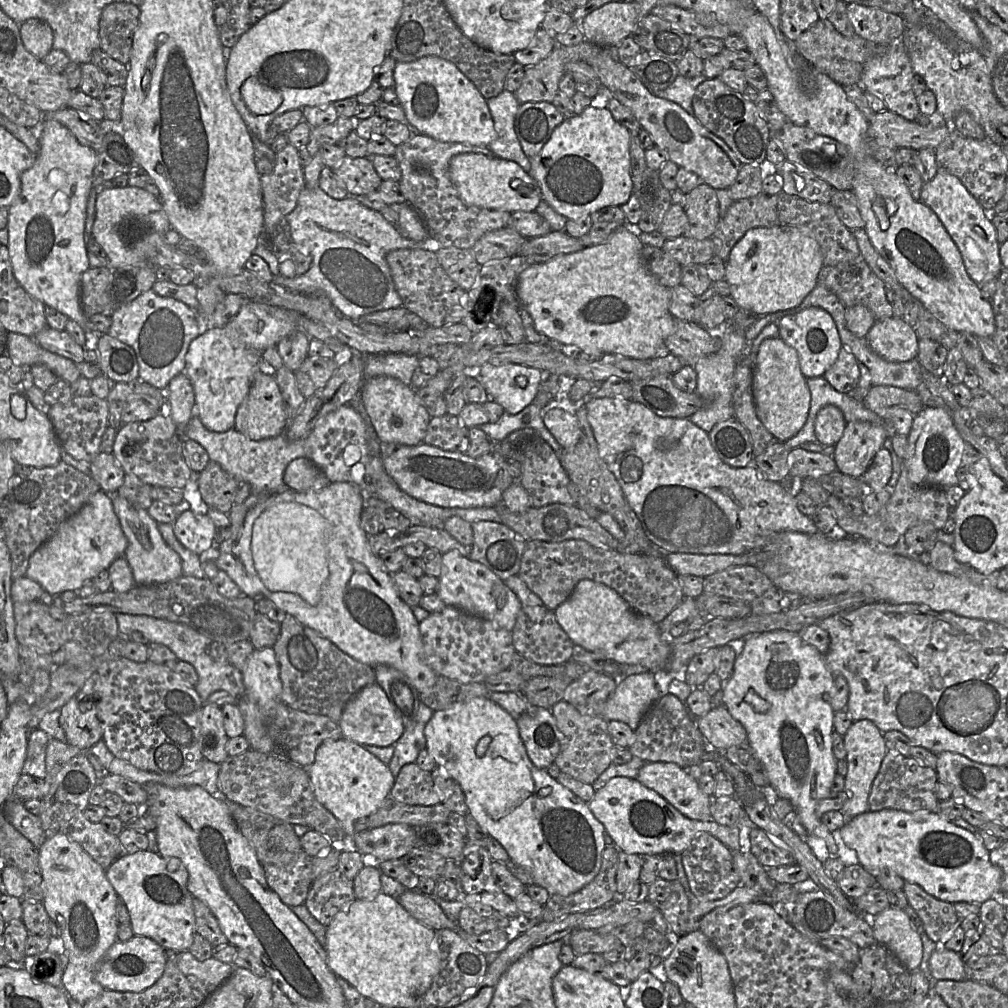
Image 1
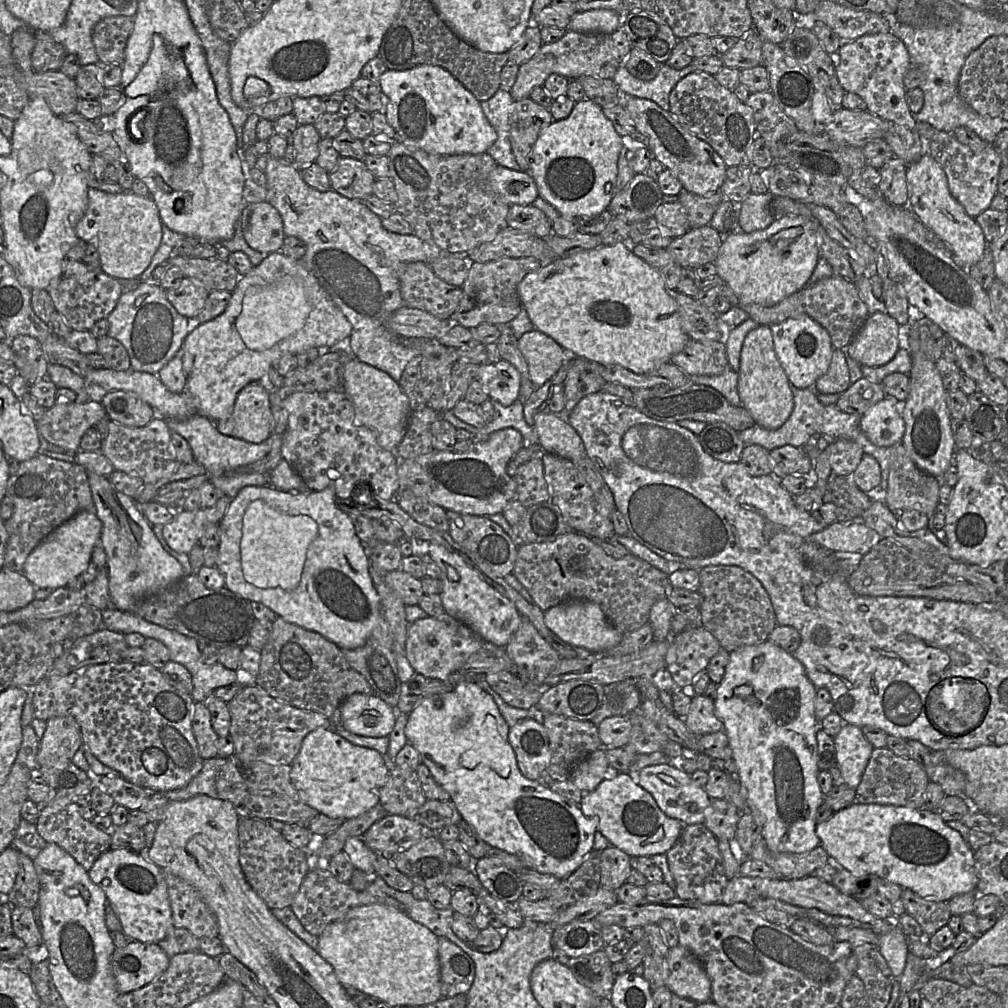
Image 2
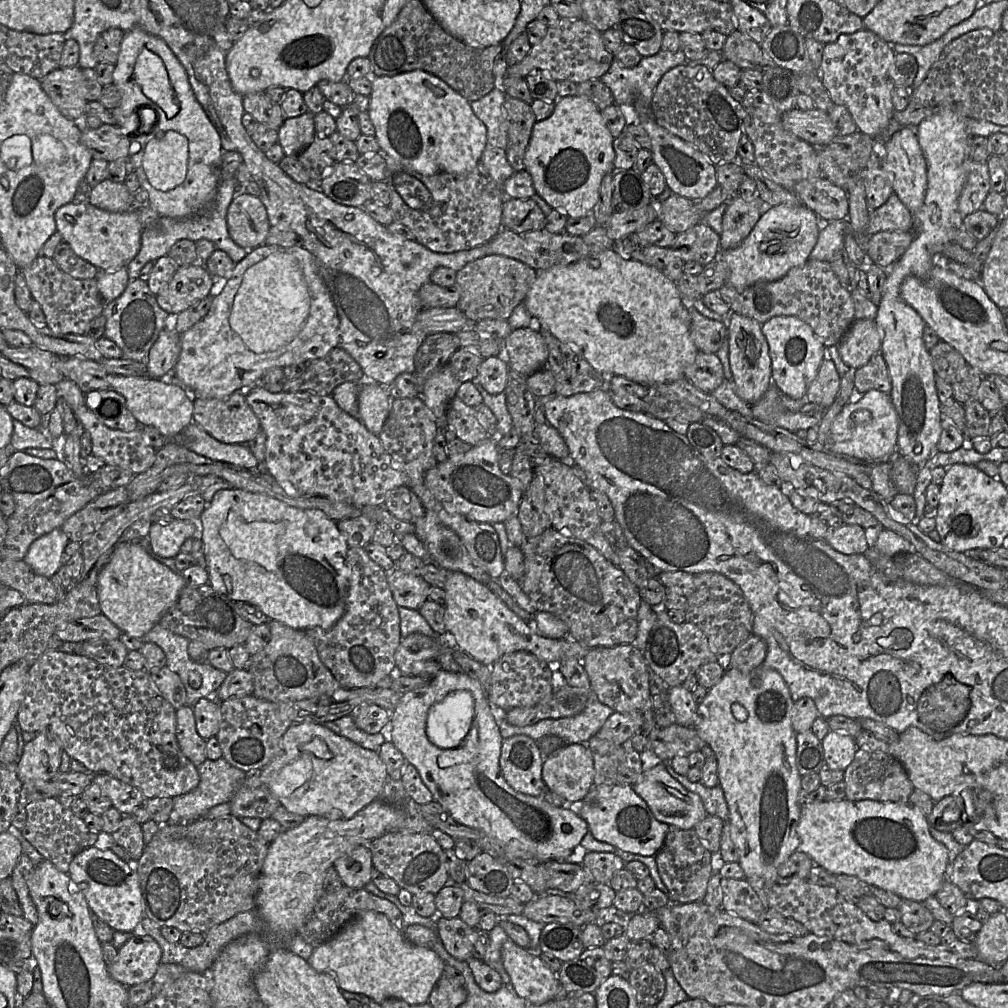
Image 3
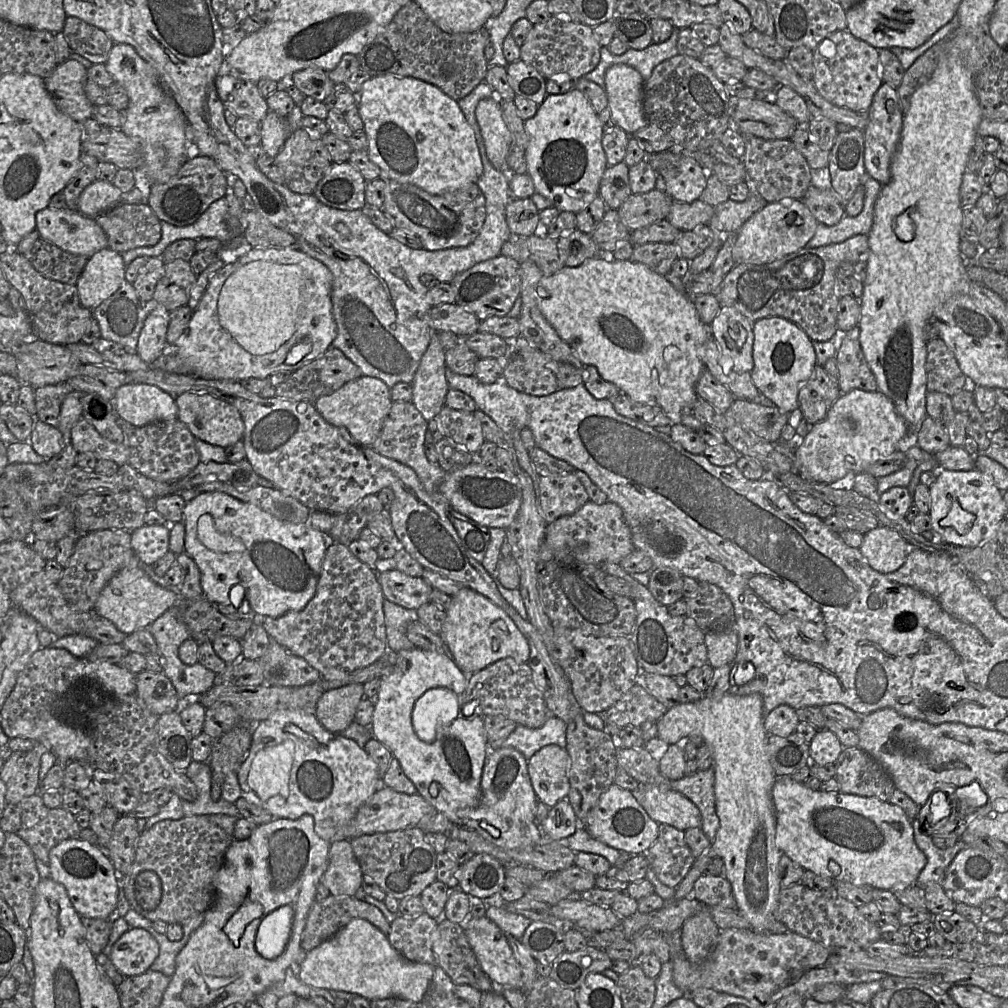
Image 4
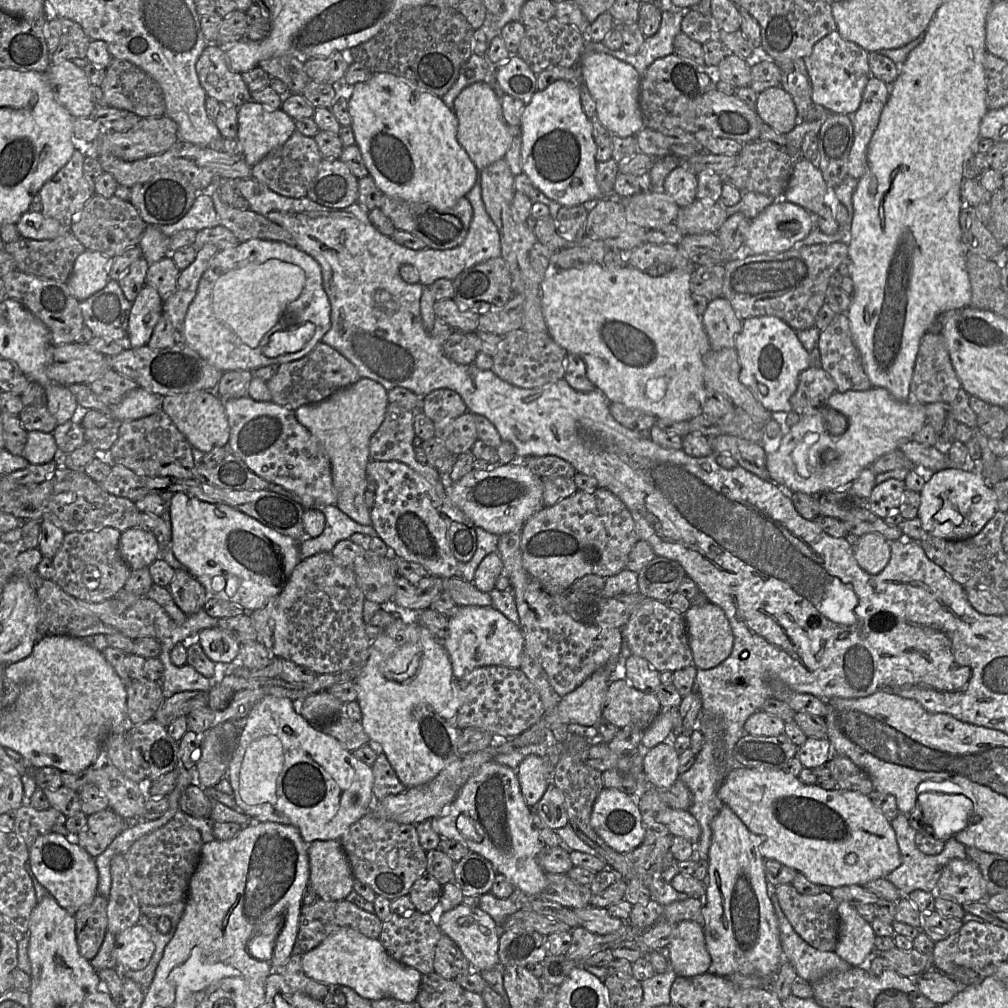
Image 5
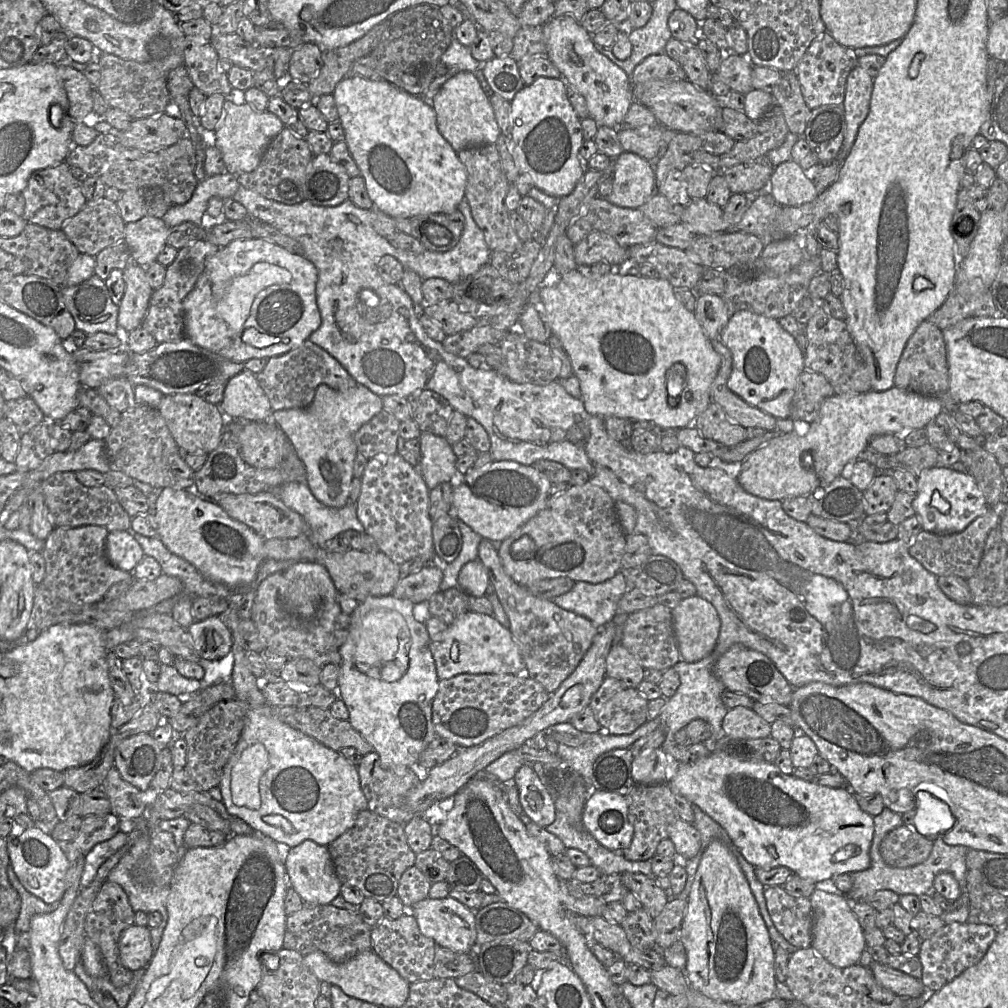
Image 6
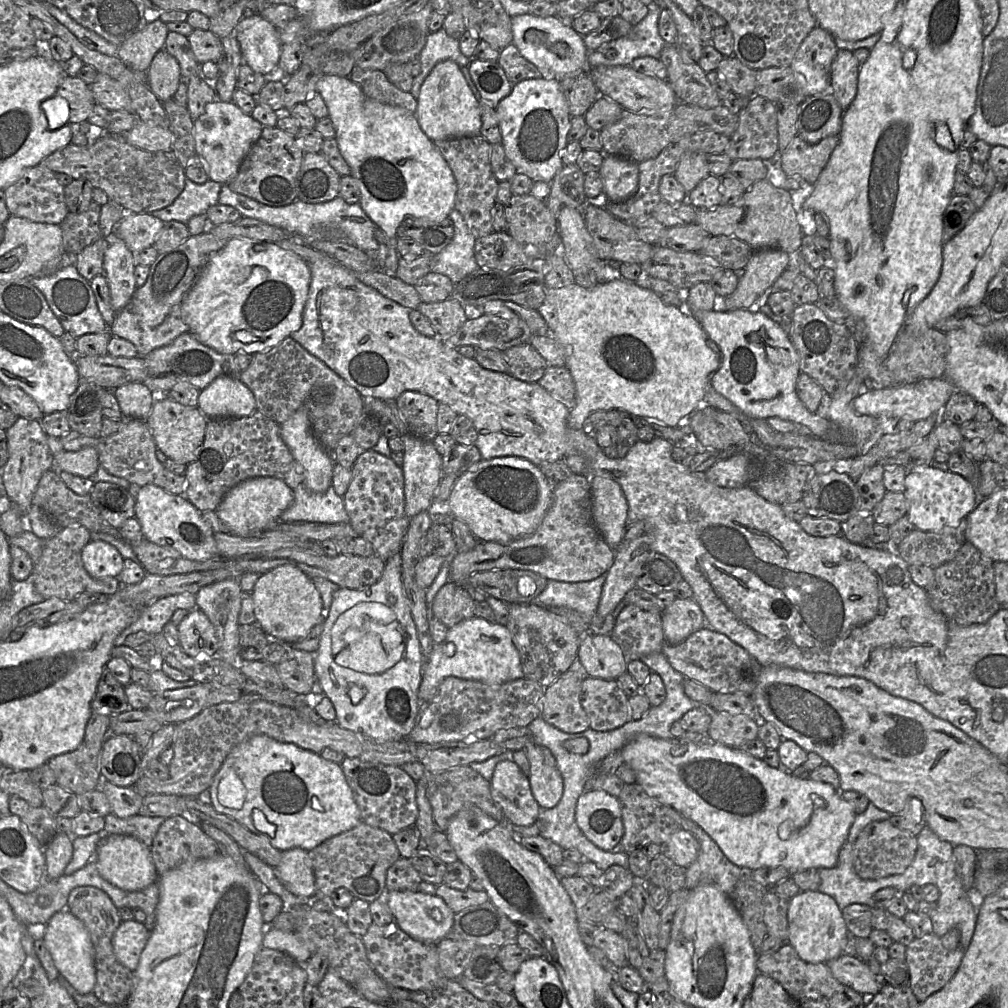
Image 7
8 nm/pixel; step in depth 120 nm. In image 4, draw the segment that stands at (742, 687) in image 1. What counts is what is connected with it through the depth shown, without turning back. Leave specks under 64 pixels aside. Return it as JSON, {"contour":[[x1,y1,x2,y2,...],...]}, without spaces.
{"contour":[[725,693,719,699,702,697,689,703,679,703,667,709,657,720,656,737,668,744,675,744,690,735,703,737,713,755,715,775,715,806,719,817,719,829,710,846,724,861,724,874,732,886,736,907,751,924,751,929,759,929,766,918,775,916,779,903,781,883,779,861,783,852,777,847,776,811,772,799,772,789,778,778,767,754,769,734,764,728,765,713,763,697,759,693,738,696]]}

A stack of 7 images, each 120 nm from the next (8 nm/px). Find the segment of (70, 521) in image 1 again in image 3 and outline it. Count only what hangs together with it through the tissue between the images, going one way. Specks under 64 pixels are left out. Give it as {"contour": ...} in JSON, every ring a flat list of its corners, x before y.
{"contour":[[56,528,31,544,24,561,35,573,50,578,65,564,64,550,69,542,61,528]]}

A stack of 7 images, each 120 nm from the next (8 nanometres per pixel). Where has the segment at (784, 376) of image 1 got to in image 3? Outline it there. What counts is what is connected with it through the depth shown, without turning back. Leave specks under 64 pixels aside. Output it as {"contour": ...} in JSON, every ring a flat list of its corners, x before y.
{"contour":[[731,312,725,323,729,343,729,362,736,393,748,403,761,399,772,383,771,358,762,324,756,320]]}

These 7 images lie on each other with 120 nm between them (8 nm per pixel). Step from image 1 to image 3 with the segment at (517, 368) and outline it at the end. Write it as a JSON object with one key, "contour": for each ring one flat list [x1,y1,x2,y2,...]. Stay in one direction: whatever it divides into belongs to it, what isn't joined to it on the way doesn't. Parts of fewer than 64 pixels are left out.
{"contour":[[504,355,502,357,487,357,479,366,475,384,482,386,490,394,499,394,505,391,508,377,509,365]]}

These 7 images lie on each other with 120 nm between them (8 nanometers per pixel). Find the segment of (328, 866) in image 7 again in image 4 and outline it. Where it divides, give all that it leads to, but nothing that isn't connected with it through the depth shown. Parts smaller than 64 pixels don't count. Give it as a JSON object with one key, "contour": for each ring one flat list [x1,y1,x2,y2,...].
{"contour":[[417,826,362,835,351,839,350,844,363,875,372,878,388,896,398,900,409,896,420,896,424,889,437,880,437,853,425,840,425,833]]}

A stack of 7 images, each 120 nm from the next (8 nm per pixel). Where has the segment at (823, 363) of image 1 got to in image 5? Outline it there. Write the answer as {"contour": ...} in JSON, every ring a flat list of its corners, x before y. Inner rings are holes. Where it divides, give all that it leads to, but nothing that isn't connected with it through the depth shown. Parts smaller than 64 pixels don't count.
{"contour":[[775,316,747,318,742,321,742,329,736,336,735,349,741,366,739,381,753,393,766,410,771,413,790,413,792,411,791,397,798,387,799,377,803,371,810,367,809,352,798,339,797,331],[759,384,768,388,765,395,761,394,758,388]]}

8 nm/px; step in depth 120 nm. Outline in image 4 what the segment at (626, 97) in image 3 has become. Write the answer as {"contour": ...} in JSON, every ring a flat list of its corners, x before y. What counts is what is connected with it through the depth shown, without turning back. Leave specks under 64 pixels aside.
{"contour":[[674,27,671,36,662,43,653,42,642,50,628,49,621,55,613,54,607,47,601,46,599,64,584,78,604,87,607,69,614,64,625,64,636,69,646,81,657,65,678,55,677,40,679,30]]}

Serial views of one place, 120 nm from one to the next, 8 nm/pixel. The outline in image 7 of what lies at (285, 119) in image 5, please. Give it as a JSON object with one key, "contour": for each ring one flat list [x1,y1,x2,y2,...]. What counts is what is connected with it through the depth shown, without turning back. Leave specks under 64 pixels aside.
{"contour":[[214,100,204,113,194,120,195,152,205,163,210,180,228,184,237,174,241,163,261,136,264,126,250,114,245,114,233,102]]}

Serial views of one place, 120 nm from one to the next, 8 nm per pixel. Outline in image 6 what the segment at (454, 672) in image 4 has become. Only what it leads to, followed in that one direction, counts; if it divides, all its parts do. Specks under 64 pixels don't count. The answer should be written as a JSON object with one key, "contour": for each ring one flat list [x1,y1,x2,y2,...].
{"contour":[[393,594,387,596,368,597,359,602,354,613,350,617,350,625,348,636,345,643,340,647,341,655,340,673,338,679,337,694,347,706,349,711,348,721,357,730,362,737,373,747,378,753,382,767,393,771,398,775,403,775,408,769,417,764,420,754,426,747,437,737,435,727,432,720,432,702,435,698,440,680,437,677,436,666,431,651,431,640,425,625,426,614,423,615,423,608,413,604,405,598,398,598]]}

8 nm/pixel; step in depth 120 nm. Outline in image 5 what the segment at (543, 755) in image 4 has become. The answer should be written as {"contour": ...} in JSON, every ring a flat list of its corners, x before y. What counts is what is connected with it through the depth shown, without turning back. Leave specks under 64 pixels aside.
{"contour":[[538,755,527,756,516,769,521,792,530,808,543,797,551,784,552,768]]}

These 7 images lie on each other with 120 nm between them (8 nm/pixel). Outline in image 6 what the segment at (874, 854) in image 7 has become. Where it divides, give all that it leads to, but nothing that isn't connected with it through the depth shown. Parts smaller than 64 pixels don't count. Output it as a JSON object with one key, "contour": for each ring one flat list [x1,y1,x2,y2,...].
{"contour":[[902,825,886,834,880,844,880,854,888,866,908,868,925,861,932,848,933,839]]}

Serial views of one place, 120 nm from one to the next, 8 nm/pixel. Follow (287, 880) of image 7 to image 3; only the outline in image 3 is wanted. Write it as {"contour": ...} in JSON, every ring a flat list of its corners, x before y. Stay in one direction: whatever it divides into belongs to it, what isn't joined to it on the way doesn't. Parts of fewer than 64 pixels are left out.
{"contour":[[358,845,334,862,343,885,354,889,364,888,371,881,374,869,372,852,368,845]]}

